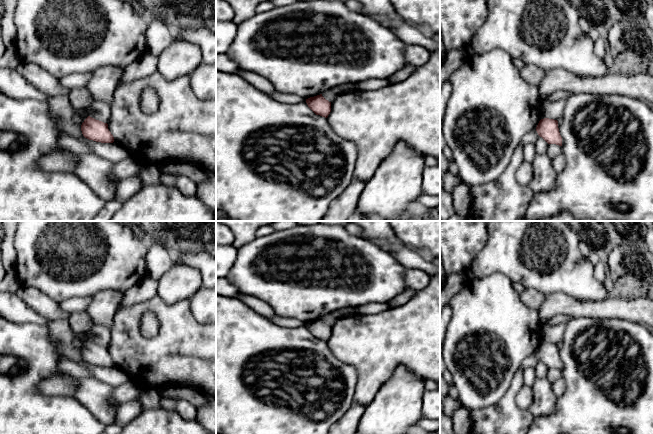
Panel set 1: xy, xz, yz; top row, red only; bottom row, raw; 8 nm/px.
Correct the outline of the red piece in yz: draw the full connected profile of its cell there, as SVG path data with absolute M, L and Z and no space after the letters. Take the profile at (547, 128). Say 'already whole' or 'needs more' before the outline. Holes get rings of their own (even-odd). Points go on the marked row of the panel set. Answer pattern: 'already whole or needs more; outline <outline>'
already whole; outline M541 119L536 127L536 131L548 144L562 146L562 137L558 128L558 121L554 119Z

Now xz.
already whole; outline M322 94L306 99L306 103L316 115L327 118L331 112L331 102L326 100Z

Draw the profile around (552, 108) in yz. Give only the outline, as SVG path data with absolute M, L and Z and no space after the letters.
M549 98L542 101L540 120L544 118L559 120L563 114L565 99Z

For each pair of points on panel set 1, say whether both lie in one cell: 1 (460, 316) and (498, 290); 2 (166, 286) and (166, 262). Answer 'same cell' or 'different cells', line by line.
1: same cell
2: different cells

